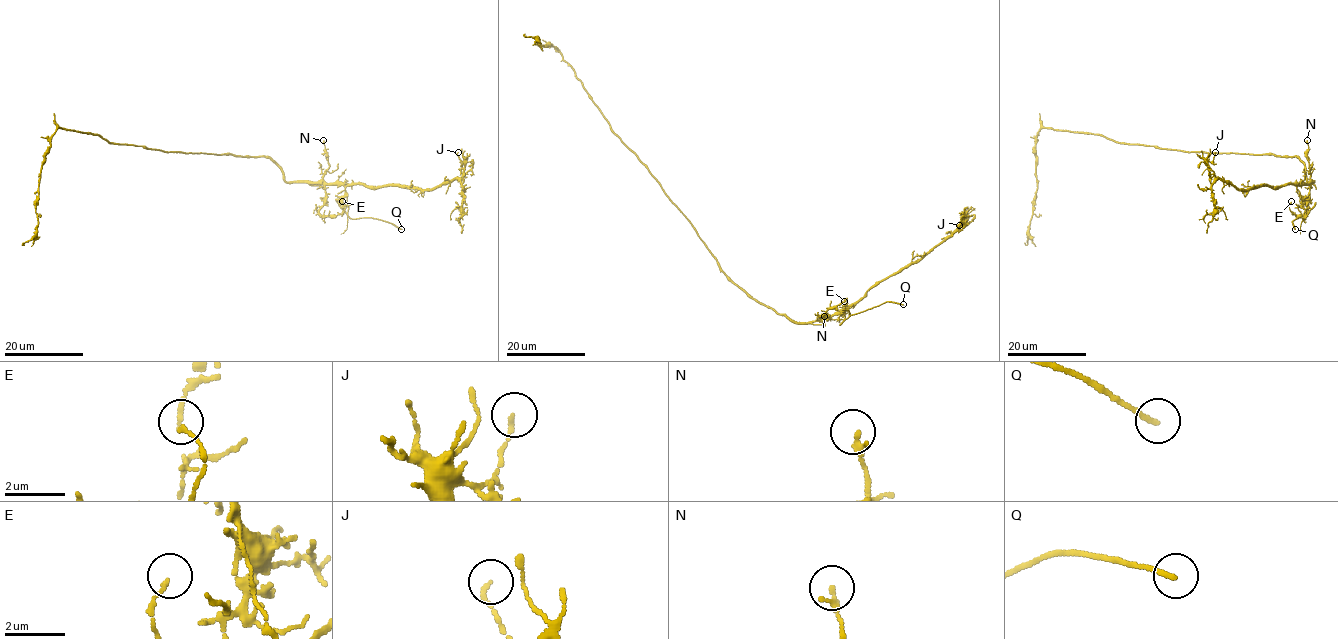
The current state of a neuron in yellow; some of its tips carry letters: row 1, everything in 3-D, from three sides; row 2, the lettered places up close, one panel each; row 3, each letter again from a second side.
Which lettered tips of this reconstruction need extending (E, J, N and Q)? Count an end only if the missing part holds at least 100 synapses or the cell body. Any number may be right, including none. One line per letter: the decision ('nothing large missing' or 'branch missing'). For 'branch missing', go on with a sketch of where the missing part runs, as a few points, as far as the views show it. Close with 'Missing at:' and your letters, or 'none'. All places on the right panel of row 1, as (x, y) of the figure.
E: nothing large missing
J: nothing large missing
N: nothing large missing
Q: branch missing
Missing at: Q

